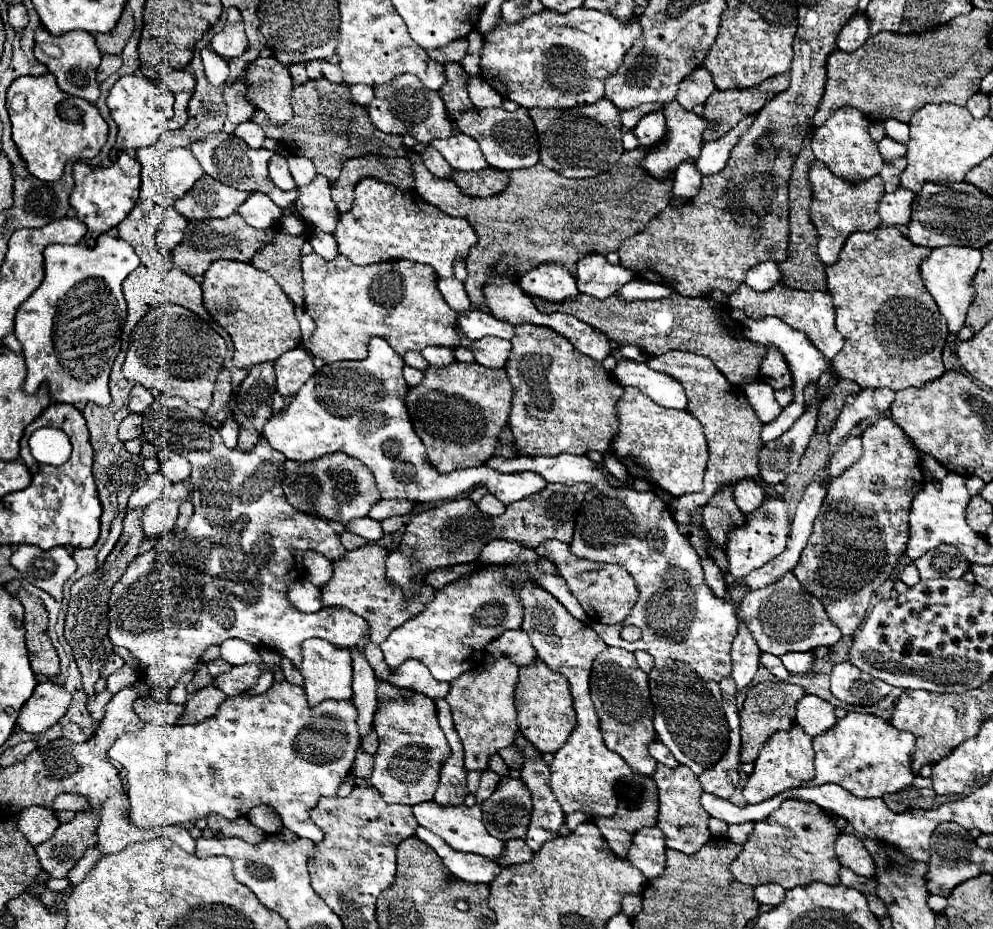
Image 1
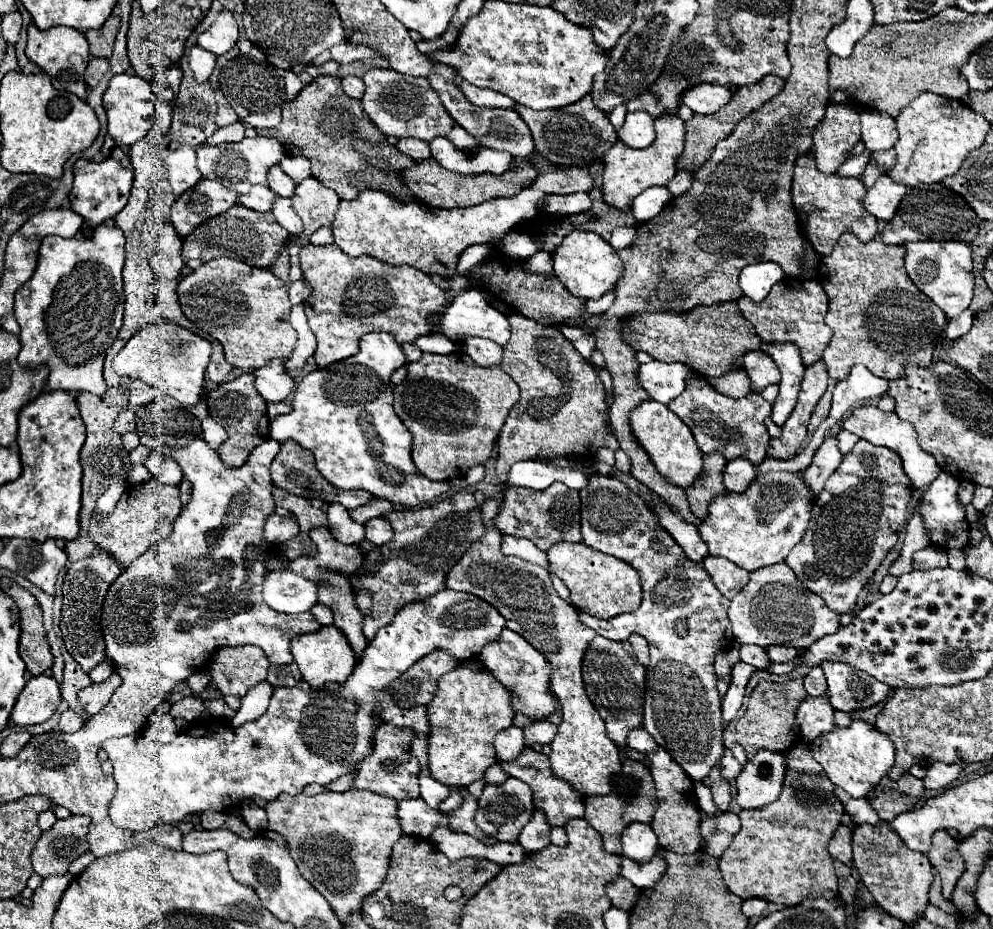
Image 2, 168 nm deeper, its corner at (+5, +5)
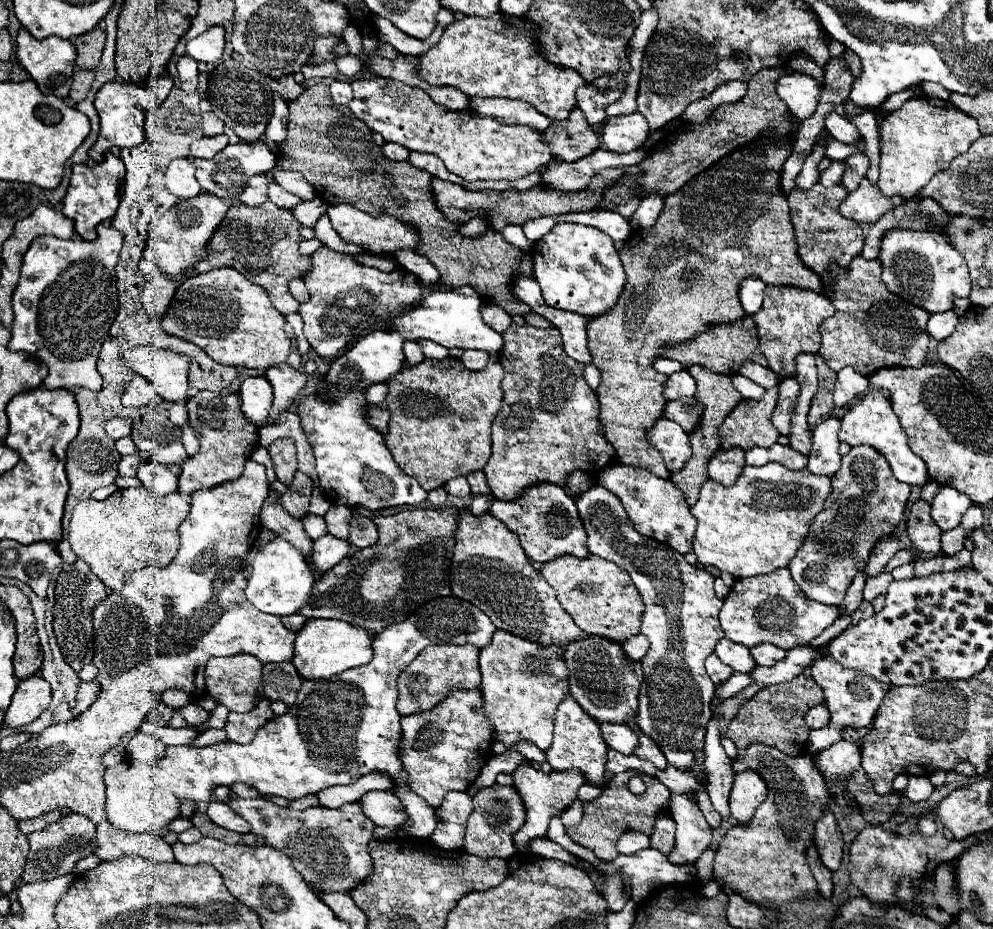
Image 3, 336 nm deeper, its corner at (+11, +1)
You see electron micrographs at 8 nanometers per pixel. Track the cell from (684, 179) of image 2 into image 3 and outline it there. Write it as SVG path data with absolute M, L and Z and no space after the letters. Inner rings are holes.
M647 195L643 197L639 209L635 211L633 219L631 219L631 226L633 228L649 228L656 223L661 209L663 209L665 197L663 195Z

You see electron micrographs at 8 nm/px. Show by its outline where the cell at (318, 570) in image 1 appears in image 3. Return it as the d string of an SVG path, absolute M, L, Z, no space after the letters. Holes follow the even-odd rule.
M259 445L259 447L253 451L250 458L257 463L265 465L267 481L269 481L269 485L273 485L273 479L277 479L277 477L275 477L272 459L268 450L262 445Z

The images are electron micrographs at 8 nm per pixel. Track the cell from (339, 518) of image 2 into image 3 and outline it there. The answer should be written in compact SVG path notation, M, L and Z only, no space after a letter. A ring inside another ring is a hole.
M325 533L313 545L313 559L311 559L311 563L317 569L329 571L343 557L347 557L347 553L349 553L349 543L345 539L339 539L339 537L331 535L331 533Z

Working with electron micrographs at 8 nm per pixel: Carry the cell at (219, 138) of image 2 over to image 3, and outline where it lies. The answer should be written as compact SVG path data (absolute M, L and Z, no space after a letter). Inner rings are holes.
M215 135L215 137L201 137L199 141L195 141L189 149L189 157L203 157L203 159L211 159L215 153L219 153L221 149L227 147L227 135Z

